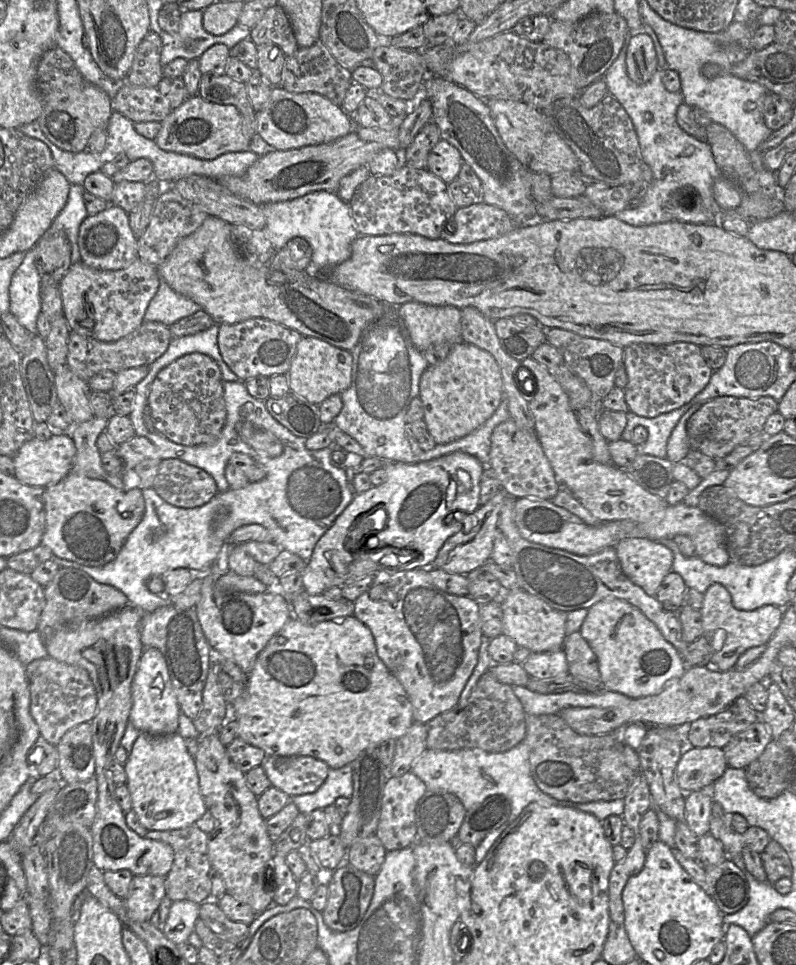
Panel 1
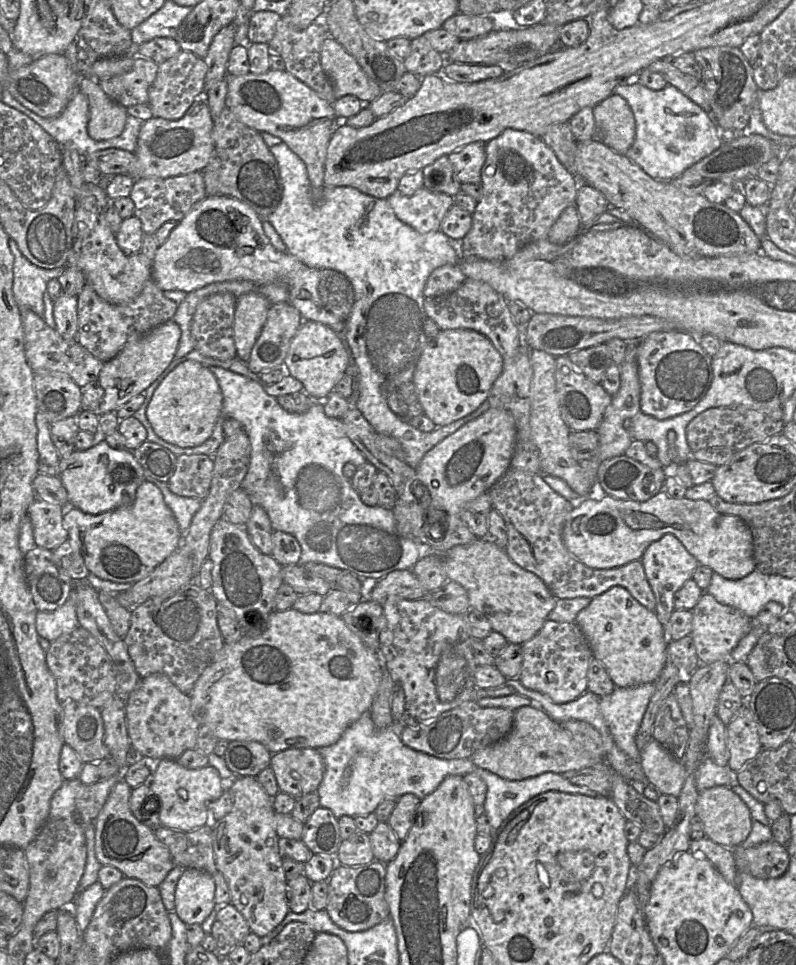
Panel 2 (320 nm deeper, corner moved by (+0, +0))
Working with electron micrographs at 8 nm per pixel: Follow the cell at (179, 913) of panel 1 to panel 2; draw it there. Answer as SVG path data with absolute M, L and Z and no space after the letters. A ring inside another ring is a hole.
M185 868L175 890L174 911L186 924L201 924L216 907L213 876L196 868Z

